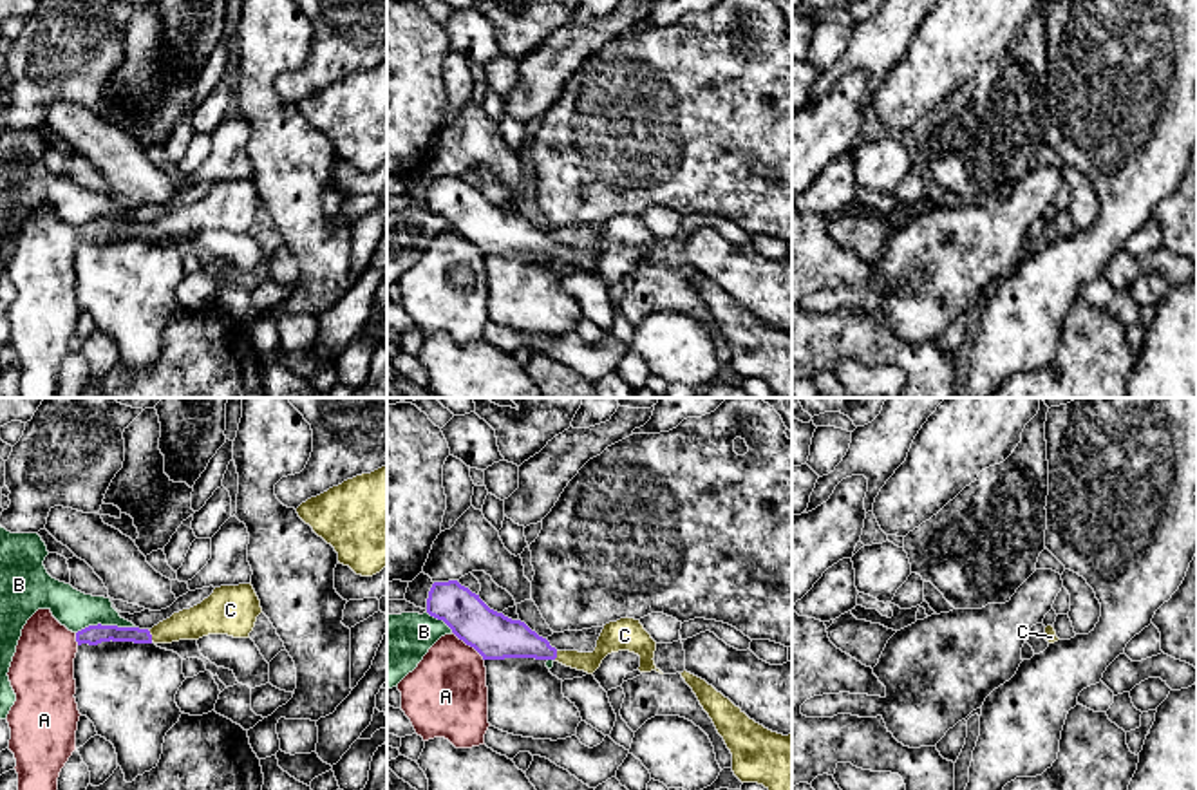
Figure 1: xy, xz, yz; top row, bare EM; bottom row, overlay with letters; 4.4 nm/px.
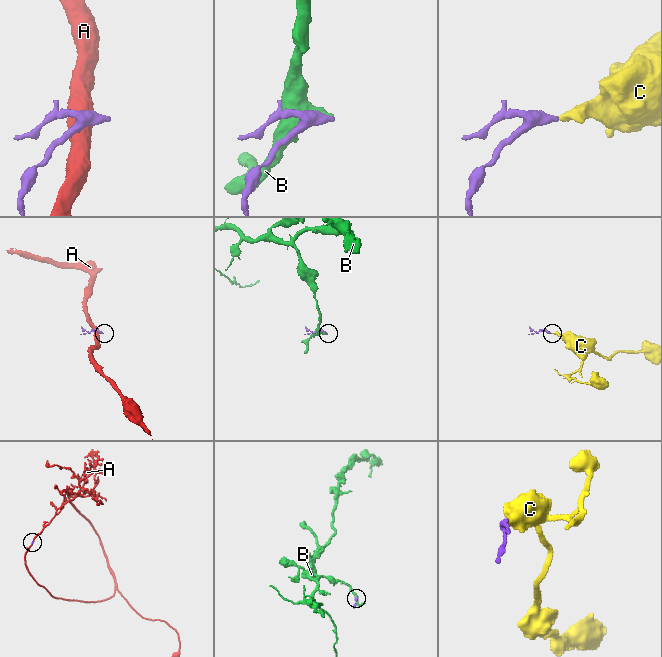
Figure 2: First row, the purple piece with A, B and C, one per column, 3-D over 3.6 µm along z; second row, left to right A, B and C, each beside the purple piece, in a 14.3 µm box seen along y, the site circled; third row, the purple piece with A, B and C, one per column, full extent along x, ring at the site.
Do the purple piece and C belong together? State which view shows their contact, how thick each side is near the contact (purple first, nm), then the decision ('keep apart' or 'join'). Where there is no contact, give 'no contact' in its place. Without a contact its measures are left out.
contact in xy; calibres 90 and 140 nm; join

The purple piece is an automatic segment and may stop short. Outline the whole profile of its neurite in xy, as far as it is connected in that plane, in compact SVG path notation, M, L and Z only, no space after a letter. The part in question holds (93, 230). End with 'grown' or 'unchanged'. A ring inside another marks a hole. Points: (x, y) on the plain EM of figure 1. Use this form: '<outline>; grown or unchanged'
M250 179L221 181L201 199L174 208L152 224L89 221L76 228L78 240L101 237L172 239L199 235L208 230L250 233L257 212L262 208L260 195Z; grown

